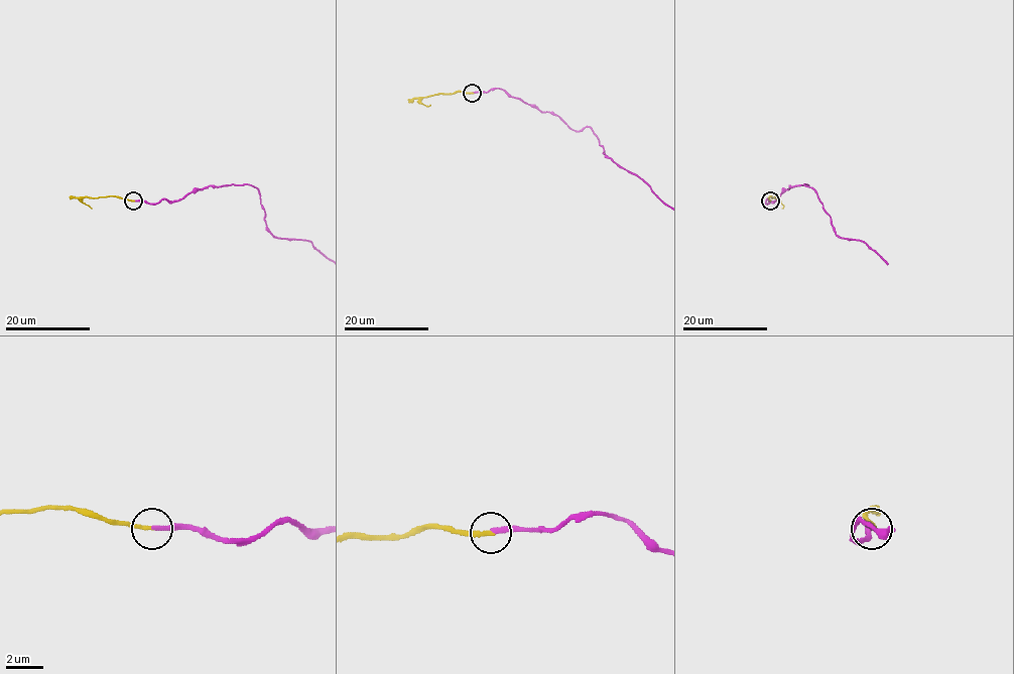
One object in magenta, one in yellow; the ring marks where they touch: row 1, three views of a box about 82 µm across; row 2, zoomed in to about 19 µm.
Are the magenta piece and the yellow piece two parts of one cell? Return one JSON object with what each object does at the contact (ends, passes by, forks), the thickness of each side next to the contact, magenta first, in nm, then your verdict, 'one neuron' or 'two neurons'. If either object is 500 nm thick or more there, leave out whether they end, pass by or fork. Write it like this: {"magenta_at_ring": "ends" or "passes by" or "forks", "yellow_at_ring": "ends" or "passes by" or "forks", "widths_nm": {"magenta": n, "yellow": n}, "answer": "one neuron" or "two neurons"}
{"magenta_at_ring": "ends", "yellow_at_ring": "ends", "widths_nm": {"magenta": 240, "yellow": 240}, "answer": "one neuron"}

